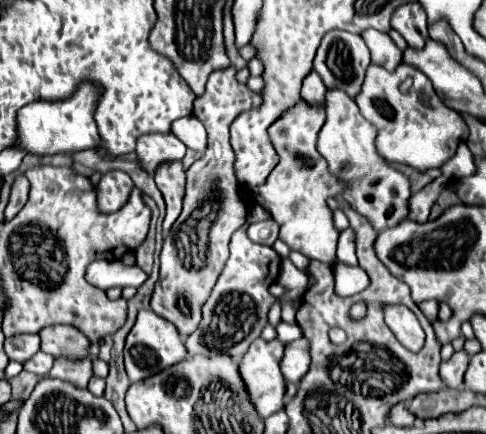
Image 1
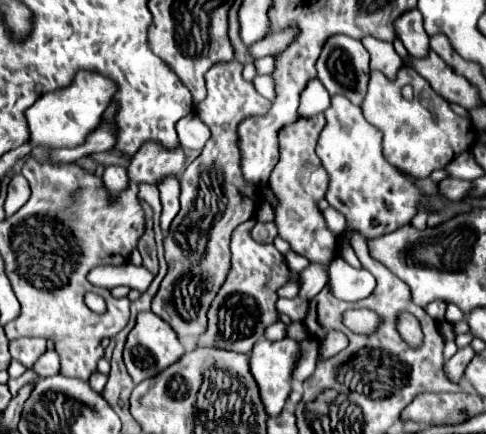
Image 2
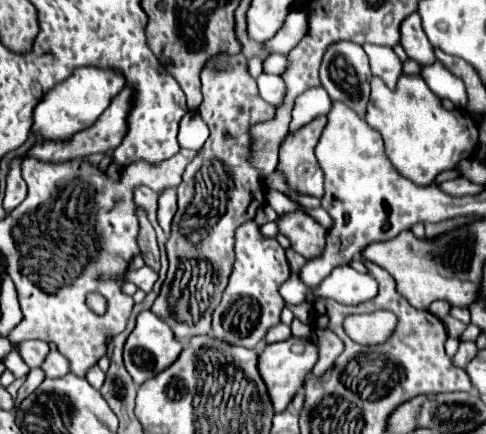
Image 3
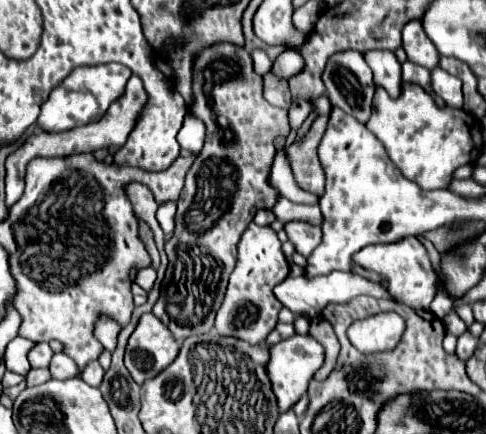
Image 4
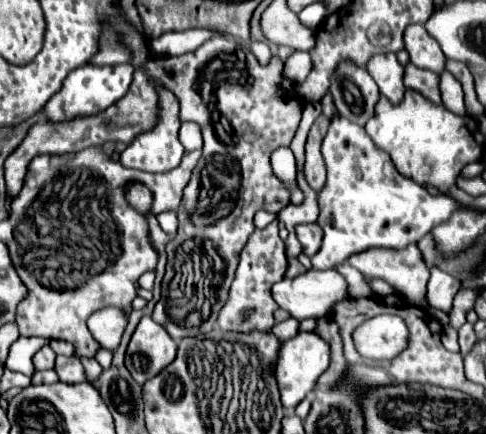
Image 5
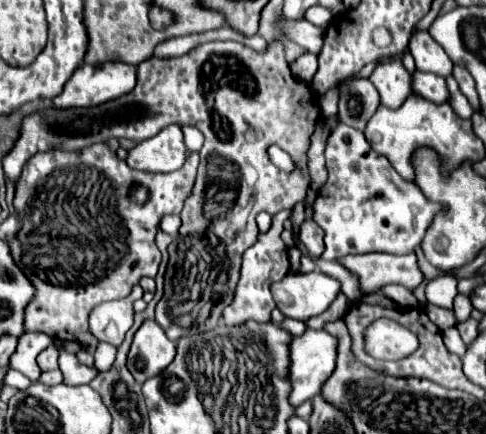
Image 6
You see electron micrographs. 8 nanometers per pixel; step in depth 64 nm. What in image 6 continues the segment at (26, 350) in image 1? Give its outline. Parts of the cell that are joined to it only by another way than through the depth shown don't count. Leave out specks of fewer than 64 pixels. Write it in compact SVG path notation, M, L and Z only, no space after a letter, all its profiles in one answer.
M48 346L38 354L38 366L42 370L56 370L58 368L58 350L54 346Z

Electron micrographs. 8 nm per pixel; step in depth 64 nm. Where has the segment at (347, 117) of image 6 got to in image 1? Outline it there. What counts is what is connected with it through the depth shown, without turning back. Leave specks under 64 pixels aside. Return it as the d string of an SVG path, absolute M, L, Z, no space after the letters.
M344 30L328 32L328 36L324 36L324 40L318 48L316 60L314 60L314 70L320 74L326 88L340 88L352 98L356 98L360 94L368 66L370 66L370 52L368 52L362 36L356 36L356 34L344 32Z

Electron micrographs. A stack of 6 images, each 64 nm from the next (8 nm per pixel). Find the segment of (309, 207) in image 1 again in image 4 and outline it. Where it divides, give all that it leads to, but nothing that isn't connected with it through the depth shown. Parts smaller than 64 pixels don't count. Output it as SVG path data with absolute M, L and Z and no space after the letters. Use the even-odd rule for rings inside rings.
M318 116L306 134L306 138L298 144L290 144L288 158L292 164L292 172L300 188L320 196L324 192L324 170L318 160L318 144L326 132L328 116ZM288 222L284 226L288 238L294 242L296 250L302 254L302 256L310 256L314 252L314 248L320 244L322 240L322 230L320 226L312 226L308 222Z

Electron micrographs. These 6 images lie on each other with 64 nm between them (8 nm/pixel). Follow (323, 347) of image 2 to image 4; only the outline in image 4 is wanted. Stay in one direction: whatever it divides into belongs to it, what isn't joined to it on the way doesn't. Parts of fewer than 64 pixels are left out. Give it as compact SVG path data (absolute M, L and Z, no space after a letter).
M314 318L312 320L312 326L310 326L310 334L320 340L320 344L324 344L326 348L326 360L324 360L324 366L320 368L320 372L316 372L316 380L326 380L326 376L334 370L336 366L336 360L338 360L338 354L340 354L340 342L334 334L334 328L328 320L324 318Z

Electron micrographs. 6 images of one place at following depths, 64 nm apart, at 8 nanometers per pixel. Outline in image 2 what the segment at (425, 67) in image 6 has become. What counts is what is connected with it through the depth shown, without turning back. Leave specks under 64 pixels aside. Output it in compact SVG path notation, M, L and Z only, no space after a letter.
M412 10L396 20L396 34L412 58L424 58L430 50L430 38L422 28L420 12Z

